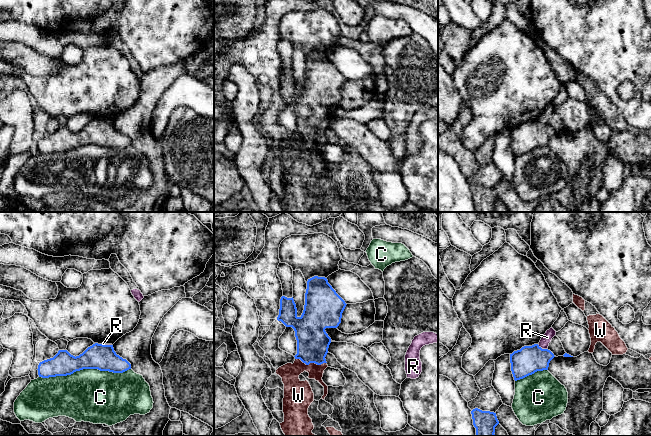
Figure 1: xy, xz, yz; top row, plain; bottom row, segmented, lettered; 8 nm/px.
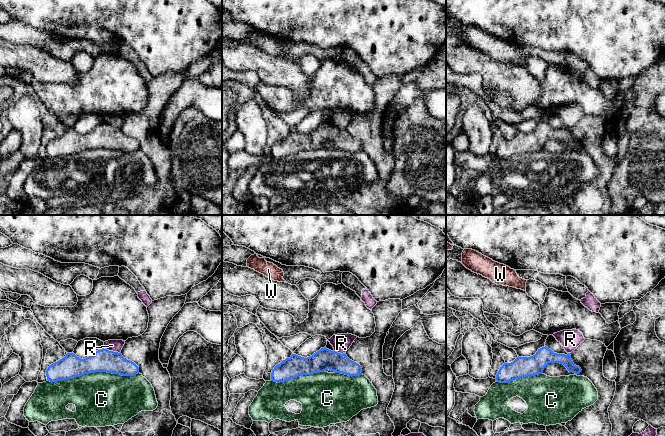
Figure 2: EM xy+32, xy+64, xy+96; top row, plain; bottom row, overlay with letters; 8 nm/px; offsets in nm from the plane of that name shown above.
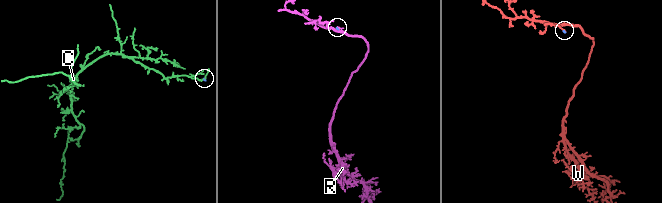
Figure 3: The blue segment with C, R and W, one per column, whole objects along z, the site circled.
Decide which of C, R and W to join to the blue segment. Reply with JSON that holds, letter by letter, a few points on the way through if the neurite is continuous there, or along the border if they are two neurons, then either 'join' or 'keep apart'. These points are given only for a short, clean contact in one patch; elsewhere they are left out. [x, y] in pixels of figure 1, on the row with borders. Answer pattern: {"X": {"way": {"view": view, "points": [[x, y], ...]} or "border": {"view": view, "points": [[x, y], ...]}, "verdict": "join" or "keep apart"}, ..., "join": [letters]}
{"C": {"verdict": "keep apart"}, "R": {"border": {"view": "yz", "points": [[537, 344], [547, 349]]}, "verdict": "keep apart"}, "W": {"way": {"view": "xz", "points": [[313, 342], [311, 362], [295, 373], [300, 391]]}, "verdict": "join"}, "join": ["W"]}

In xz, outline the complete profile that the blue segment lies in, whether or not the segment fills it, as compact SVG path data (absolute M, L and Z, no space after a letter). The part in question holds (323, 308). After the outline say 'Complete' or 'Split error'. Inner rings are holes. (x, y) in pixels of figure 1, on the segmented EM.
M318 276L307 281L305 305L300 317L293 297L282 296L280 299L277 320L286 327L292 327L297 340L294 363L287 363L276 370L284 384L284 421L280 426L285 436L317 436L312 433L314 425L308 415L314 393L309 382L301 381L299 375L306 371L309 379L318 381L324 387L321 399L325 399L328 386L322 377L328 367L325 357L331 343L325 329L339 326L346 305L327 278Z. Split error

